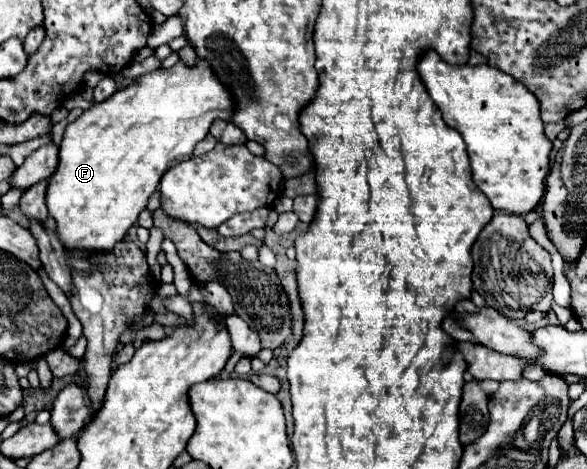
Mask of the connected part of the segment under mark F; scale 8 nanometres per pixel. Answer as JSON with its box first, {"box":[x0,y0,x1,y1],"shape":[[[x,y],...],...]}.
{"box":[45,61,231,273],"shape":[[[207,61],[197,63],[199,65],[195,67],[177,63],[171,69],[145,73],[129,87],[113,93],[103,103],[95,103],[91,109],[83,111],[79,119],[67,125],[59,147],[59,165],[47,179],[45,203],[49,217],[57,223],[55,233],[63,243],[67,261],[73,269],[93,273],[99,263],[91,259],[101,253],[111,253],[111,249],[125,239],[127,231],[137,223],[139,213],[147,207],[151,193],[157,191],[161,175],[169,165],[181,157],[191,157],[195,145],[209,133],[213,119],[231,119],[231,93],[219,83]]]}

